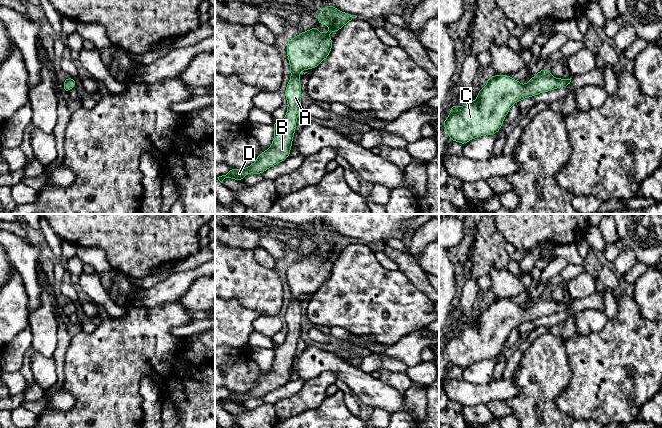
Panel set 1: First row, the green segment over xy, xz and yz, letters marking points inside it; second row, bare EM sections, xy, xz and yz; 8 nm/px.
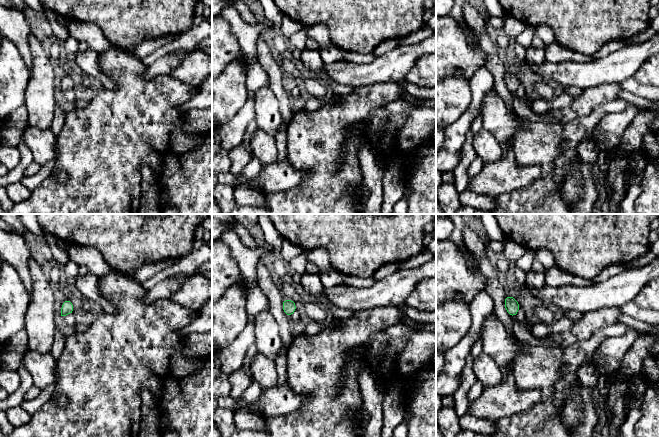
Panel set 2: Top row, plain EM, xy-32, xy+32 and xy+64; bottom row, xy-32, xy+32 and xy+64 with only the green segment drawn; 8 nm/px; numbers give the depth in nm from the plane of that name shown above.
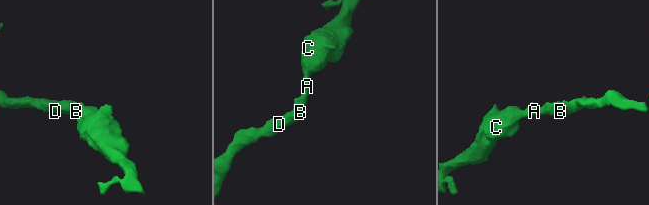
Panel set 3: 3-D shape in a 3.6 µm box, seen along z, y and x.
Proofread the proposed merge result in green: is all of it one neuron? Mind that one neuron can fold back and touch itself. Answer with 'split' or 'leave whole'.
leave whole

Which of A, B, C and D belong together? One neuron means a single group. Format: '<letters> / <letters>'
A B C D

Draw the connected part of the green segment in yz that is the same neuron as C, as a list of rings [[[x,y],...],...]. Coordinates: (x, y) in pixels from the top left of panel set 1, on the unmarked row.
[[[548,293],[540,294],[523,309],[510,299],[493,299],[477,317],[477,324],[463,330],[452,329],[443,350],[448,361],[465,369],[472,363],[493,360],[502,351],[511,330],[522,323],[568,311],[571,303],[558,303]]]

